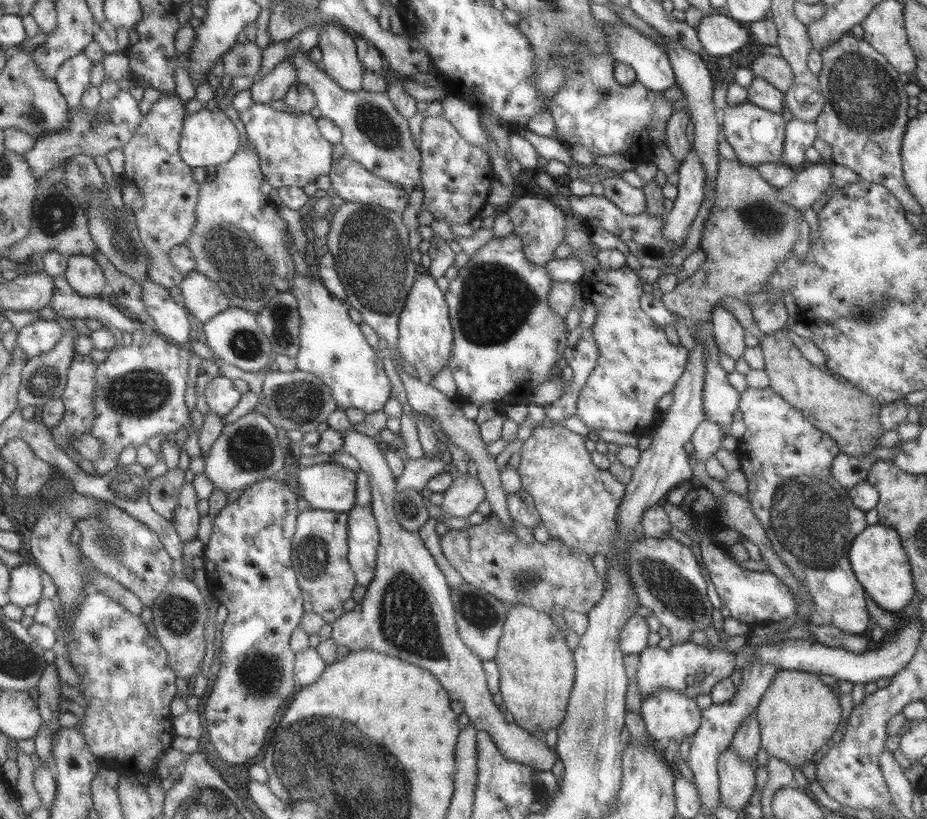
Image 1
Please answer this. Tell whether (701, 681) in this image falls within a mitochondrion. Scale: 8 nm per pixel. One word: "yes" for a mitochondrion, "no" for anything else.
no

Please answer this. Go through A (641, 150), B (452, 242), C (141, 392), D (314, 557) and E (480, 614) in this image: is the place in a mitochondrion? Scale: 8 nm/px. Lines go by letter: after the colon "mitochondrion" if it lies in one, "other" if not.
A: other
B: other
C: mitochondrion
D: mitochondrion
E: mitochondrion

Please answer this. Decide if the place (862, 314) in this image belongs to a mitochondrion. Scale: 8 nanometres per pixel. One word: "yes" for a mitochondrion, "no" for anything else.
yes

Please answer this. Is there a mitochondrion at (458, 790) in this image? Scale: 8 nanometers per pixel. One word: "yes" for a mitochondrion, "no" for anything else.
no

